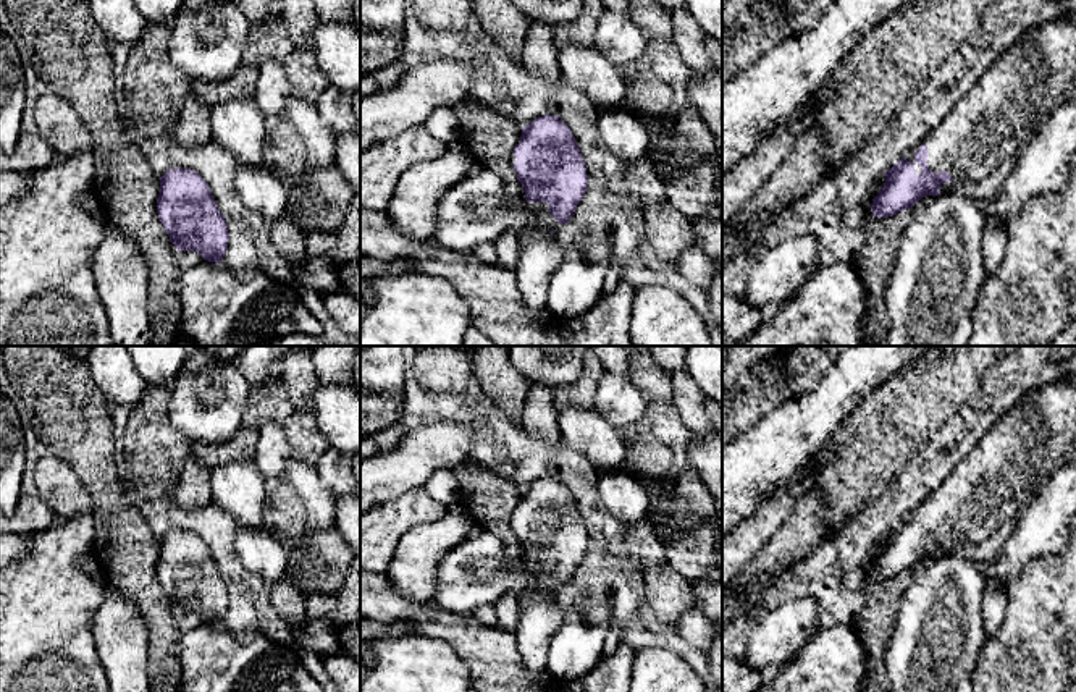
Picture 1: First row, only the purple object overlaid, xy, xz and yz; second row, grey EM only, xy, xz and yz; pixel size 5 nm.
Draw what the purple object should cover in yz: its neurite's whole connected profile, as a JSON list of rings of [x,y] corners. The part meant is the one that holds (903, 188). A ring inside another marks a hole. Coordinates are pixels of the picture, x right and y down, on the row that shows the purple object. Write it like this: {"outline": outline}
{"outline": [[[1057,16],[1052,21],[1032,24],[986,70],[982,78],[953,107],[947,118],[924,139],[913,146],[903,158],[889,168],[885,183],[872,199],[871,210],[877,218],[889,218],[911,209],[926,196],[968,191],[987,178],[1003,160],[1018,157],[1057,107],[1076,87],[1076,16]]]}

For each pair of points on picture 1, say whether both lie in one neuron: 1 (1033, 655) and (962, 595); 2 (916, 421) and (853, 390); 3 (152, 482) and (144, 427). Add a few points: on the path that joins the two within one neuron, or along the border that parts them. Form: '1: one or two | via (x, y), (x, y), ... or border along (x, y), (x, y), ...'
1: two | border along (987, 636), (973, 671)
2: two | border along (895, 374), (876, 387), (839, 424)
3: one | via (152, 469), (152, 447), (149, 440)

